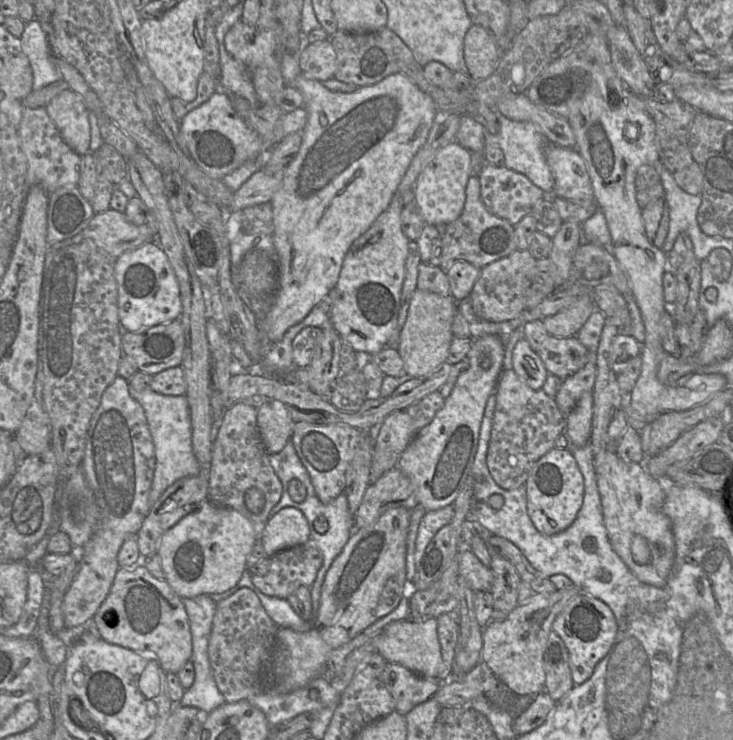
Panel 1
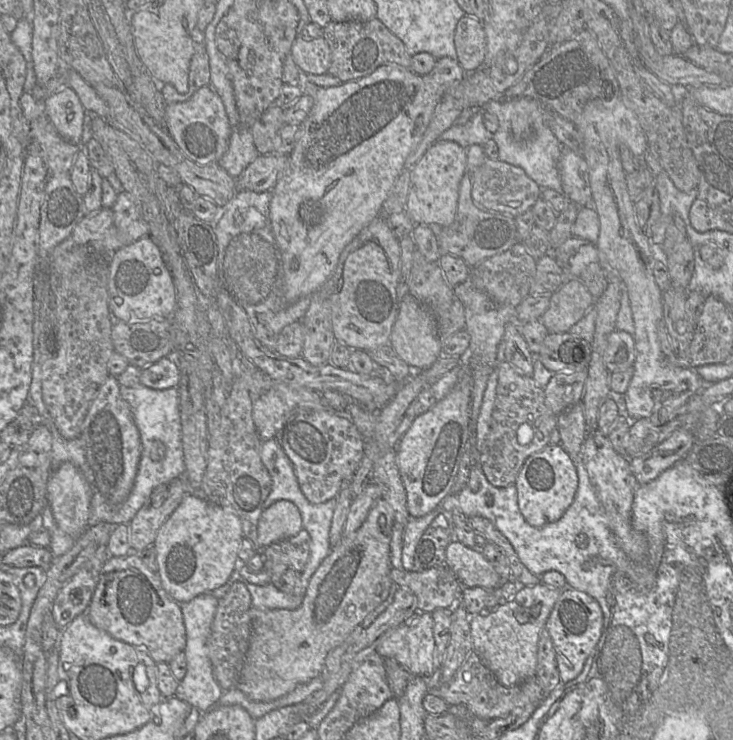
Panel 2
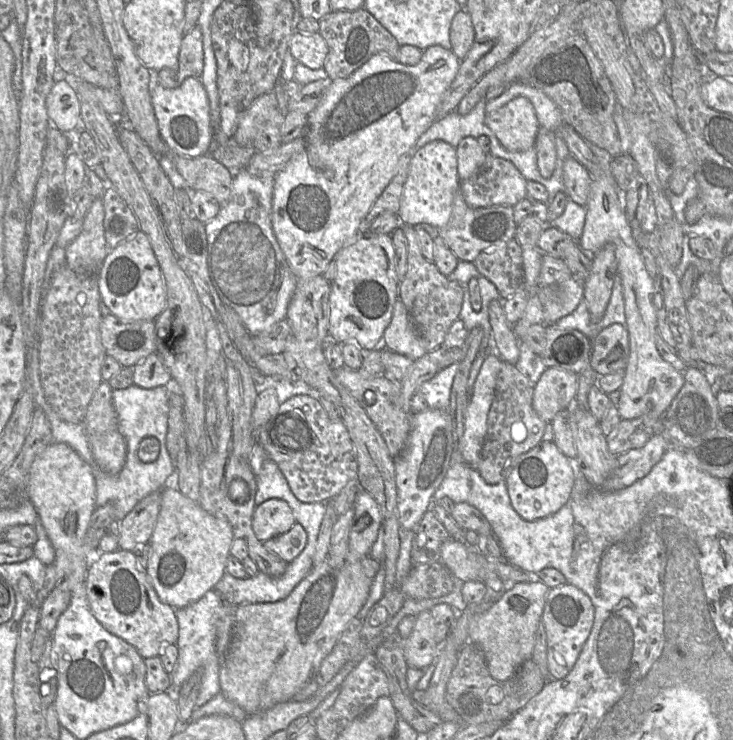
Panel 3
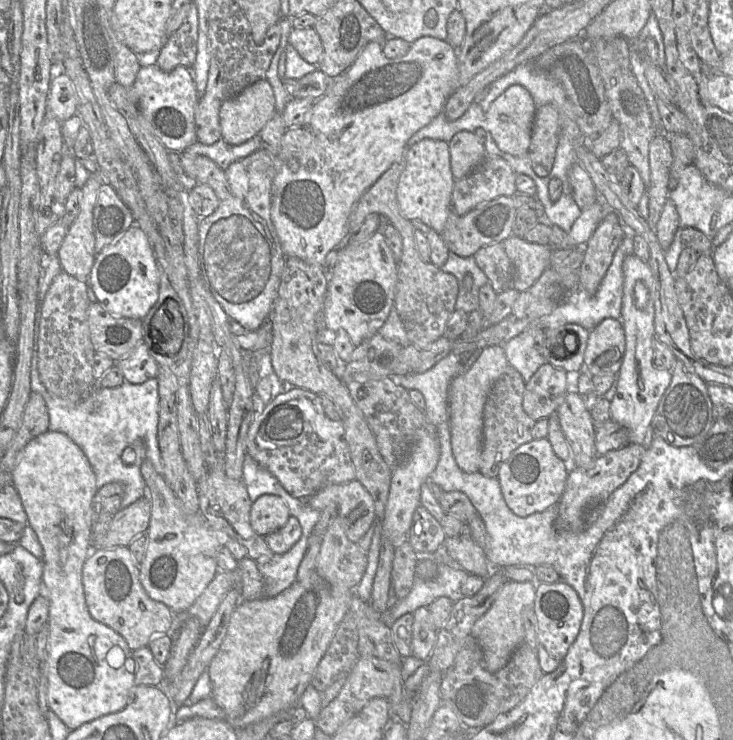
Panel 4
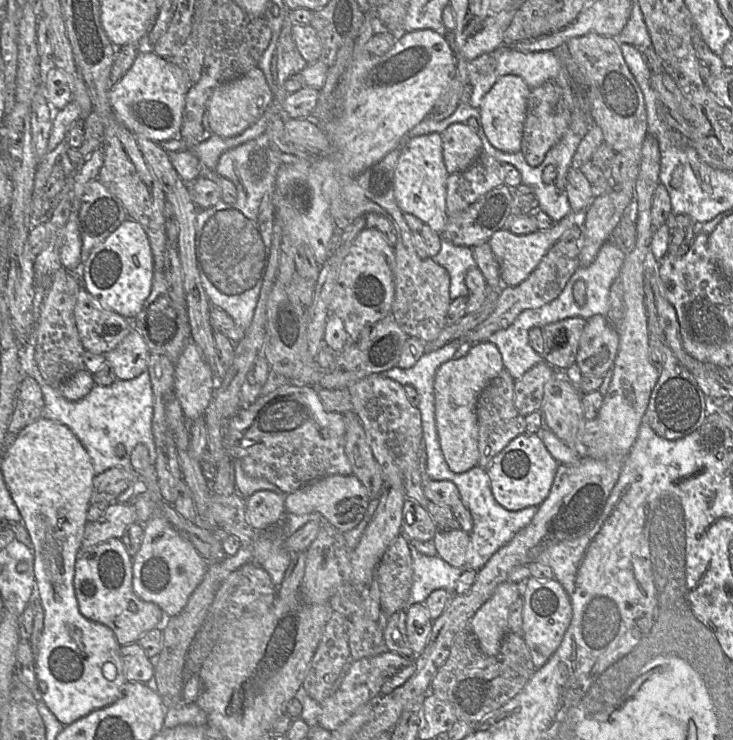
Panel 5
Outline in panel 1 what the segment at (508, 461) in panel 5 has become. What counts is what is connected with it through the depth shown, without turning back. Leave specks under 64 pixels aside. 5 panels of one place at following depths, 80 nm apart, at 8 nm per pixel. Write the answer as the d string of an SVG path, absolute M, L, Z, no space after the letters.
M553 448L532 466L525 482L527 513L536 529L551 536L566 530L576 519L584 496L583 476L571 452Z

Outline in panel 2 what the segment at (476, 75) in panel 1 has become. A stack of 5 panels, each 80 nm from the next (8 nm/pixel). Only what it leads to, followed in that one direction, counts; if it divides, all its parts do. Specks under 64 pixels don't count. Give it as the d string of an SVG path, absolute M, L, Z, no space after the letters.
M464 15L457 23L454 44L458 62L466 73L472 73L482 65L487 42L483 25L479 20Z

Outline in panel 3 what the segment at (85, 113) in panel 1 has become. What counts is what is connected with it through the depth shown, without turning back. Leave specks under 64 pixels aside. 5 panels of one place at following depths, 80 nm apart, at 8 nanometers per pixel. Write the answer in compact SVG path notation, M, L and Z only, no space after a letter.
M67 81L55 82L46 99L49 120L62 133L75 130L81 125L81 100Z

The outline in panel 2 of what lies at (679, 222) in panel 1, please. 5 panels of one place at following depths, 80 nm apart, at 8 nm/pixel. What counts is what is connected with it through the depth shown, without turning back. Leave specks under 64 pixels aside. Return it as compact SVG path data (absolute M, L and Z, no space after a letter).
M662 170L656 177L663 215L677 214L685 226L694 229L690 223L689 211L697 197L697 190L682 192L678 190L668 174Z

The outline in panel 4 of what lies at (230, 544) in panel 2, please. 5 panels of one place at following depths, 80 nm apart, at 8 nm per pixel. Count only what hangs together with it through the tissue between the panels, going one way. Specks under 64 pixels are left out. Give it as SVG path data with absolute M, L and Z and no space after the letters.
M149 459L142 460L140 469L146 483L144 495L151 503L151 518L146 553L138 564L139 579L151 599L162 602L174 614L187 612L219 571L217 555L230 536L211 527L200 512L187 513Z

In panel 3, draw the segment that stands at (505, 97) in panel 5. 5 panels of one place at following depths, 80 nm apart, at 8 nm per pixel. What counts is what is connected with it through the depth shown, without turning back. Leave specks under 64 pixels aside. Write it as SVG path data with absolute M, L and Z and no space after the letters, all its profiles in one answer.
M523 96L490 113L486 125L501 145L511 152L522 152L534 147L539 129L532 103Z

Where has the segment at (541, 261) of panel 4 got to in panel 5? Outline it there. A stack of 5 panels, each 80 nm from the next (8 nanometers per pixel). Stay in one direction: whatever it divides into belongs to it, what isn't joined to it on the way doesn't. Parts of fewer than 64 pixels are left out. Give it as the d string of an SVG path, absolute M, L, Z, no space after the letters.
M570 213L546 230L537 230L526 235L516 235L507 230L496 231L488 240L492 252L500 267L500 277L503 285L517 286L522 283L537 267L546 253L553 247L559 238L573 225L578 223L578 215Z

